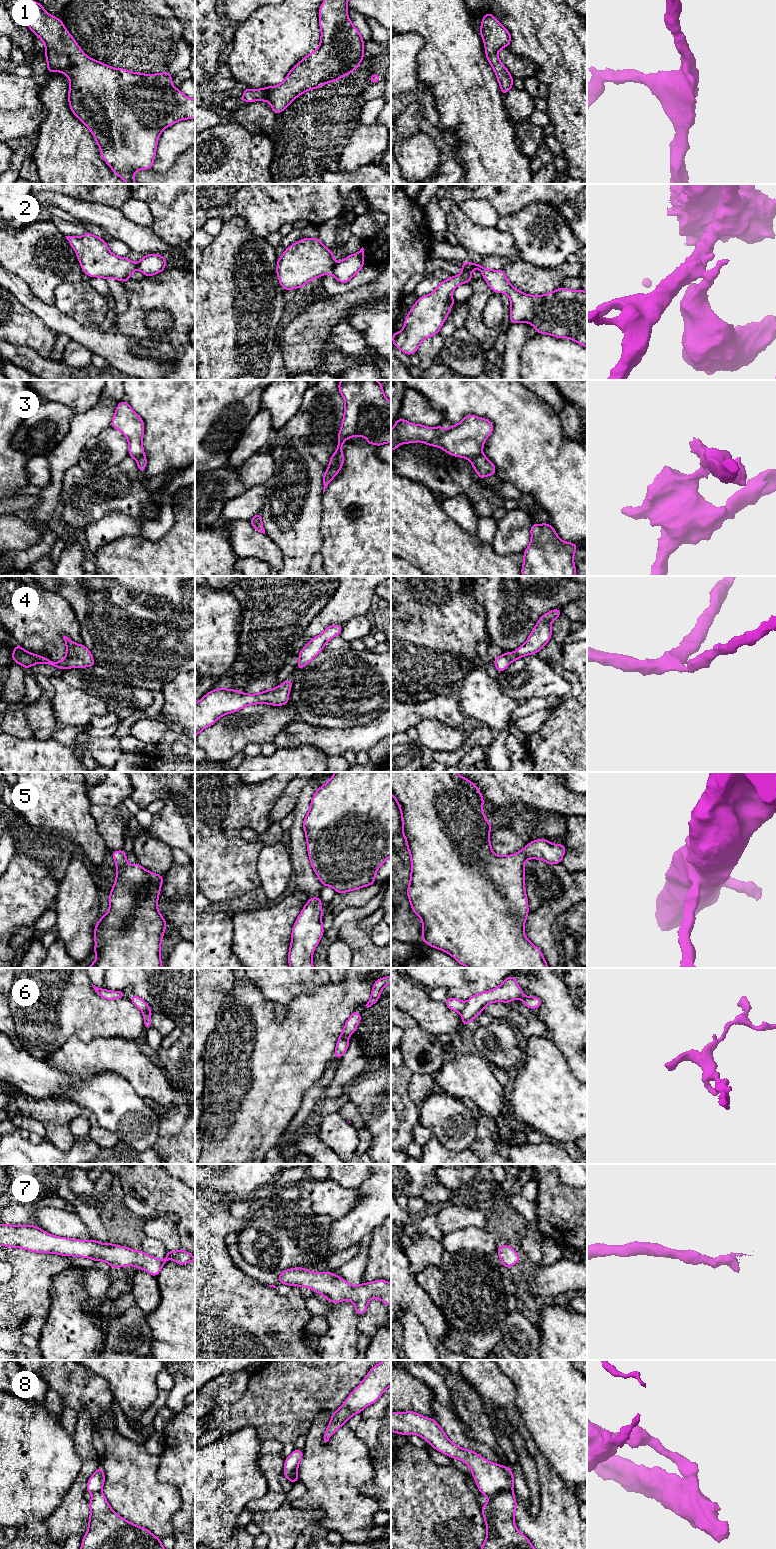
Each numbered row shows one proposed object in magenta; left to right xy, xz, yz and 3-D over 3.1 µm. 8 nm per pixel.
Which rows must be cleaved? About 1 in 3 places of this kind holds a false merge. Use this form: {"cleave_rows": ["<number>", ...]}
{"cleave_rows": ["2", "3", "6", "8"]}

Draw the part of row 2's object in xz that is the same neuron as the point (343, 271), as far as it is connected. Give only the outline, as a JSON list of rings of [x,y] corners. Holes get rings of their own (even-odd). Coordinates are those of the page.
[[[364,248],[359,252],[348,255],[342,261],[335,263],[332,275],[339,283],[349,282],[364,266]]]

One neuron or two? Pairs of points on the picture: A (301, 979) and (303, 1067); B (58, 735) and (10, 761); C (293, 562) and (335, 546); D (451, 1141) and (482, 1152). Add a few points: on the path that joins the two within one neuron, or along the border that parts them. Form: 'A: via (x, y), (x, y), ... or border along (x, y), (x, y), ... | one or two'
A: border along (323, 984), (310, 993), (296, 995), (286, 1005) | two
B: border along (52, 736), (73, 750) | two
C: border along (320, 527), (322, 547), (319, 551) | two
D: border along (477, 1125), (477, 1135), (468, 1147) | two

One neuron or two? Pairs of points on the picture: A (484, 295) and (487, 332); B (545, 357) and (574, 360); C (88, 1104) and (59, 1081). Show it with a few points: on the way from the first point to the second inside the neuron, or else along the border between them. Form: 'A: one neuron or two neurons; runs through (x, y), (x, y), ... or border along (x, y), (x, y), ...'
A: one neuron; runs through (477, 304), (478, 323)
B: one neuron; runs through (552, 360), (567, 360)
C: one neuron; runs through (81, 1097), (74, 1090), (66, 1088)

